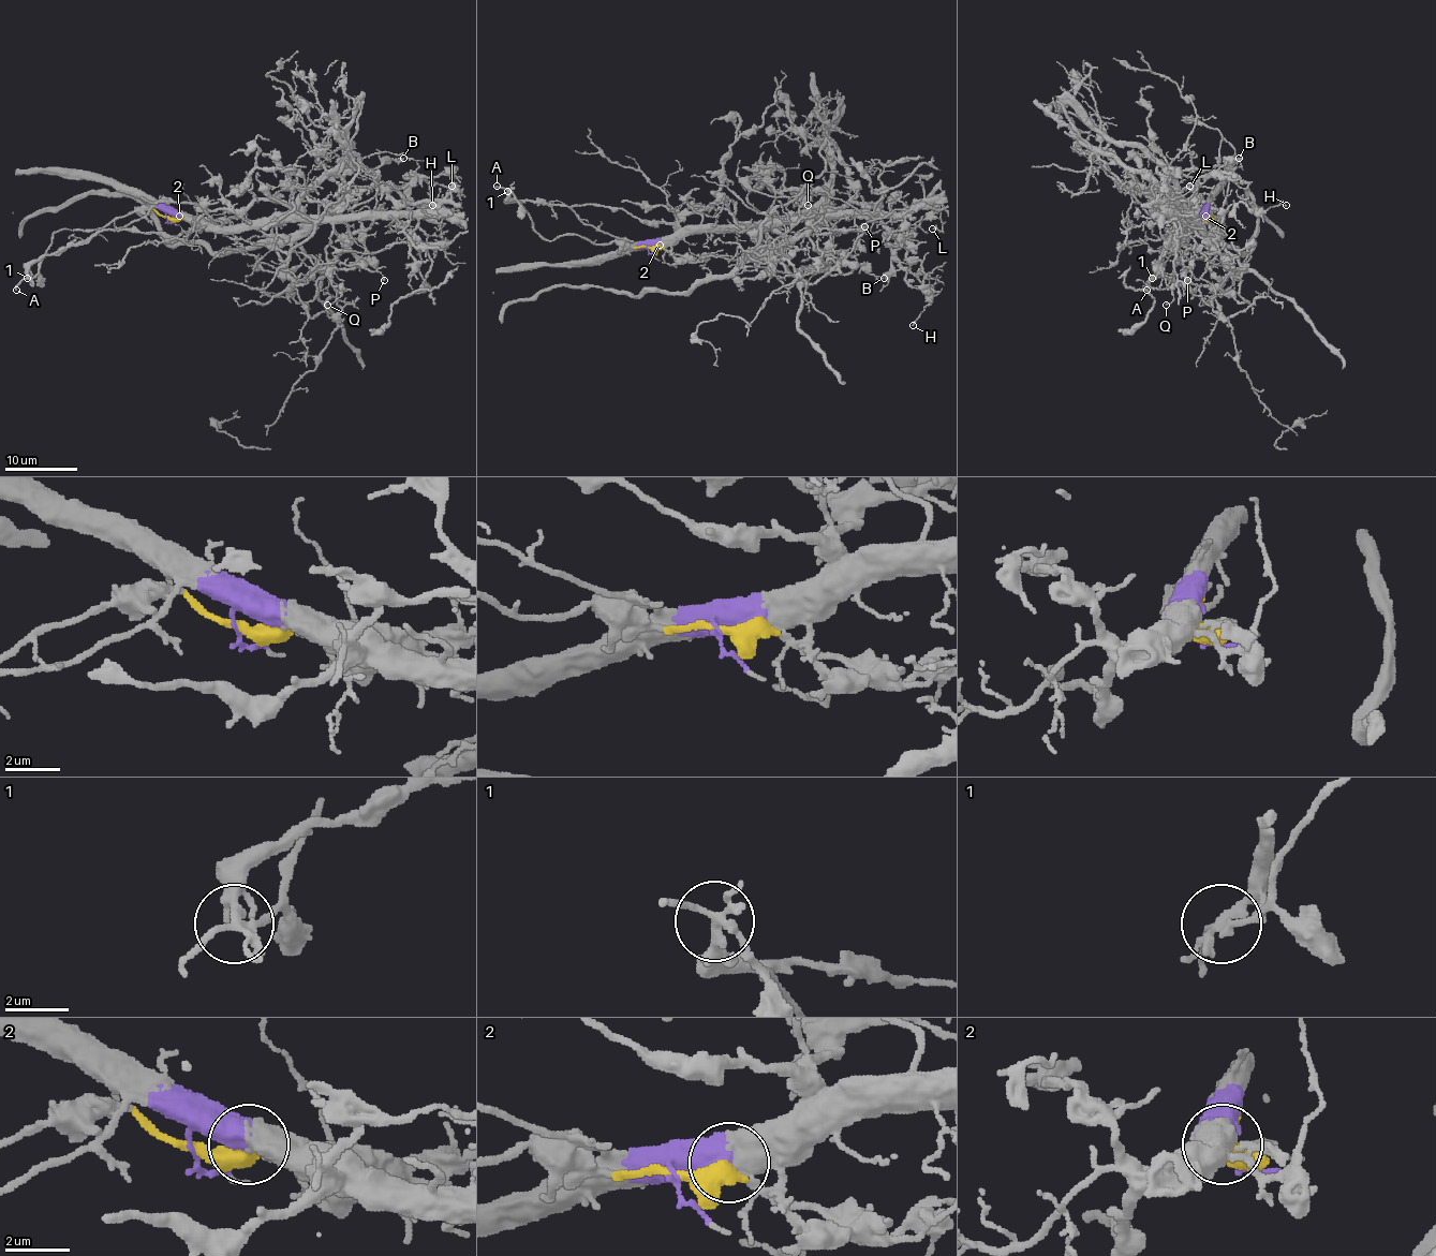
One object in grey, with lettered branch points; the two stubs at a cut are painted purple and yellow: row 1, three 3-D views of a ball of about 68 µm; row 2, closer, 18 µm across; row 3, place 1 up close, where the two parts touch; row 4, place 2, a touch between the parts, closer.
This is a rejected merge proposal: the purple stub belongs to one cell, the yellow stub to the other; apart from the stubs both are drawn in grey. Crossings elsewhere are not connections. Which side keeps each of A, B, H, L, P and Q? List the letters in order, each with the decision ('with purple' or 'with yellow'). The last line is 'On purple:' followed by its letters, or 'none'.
A: with yellow
B: with purple
H: with purple
L: with purple
P: with purple
Q: with purple
On purple: B, H, L, P, Q

